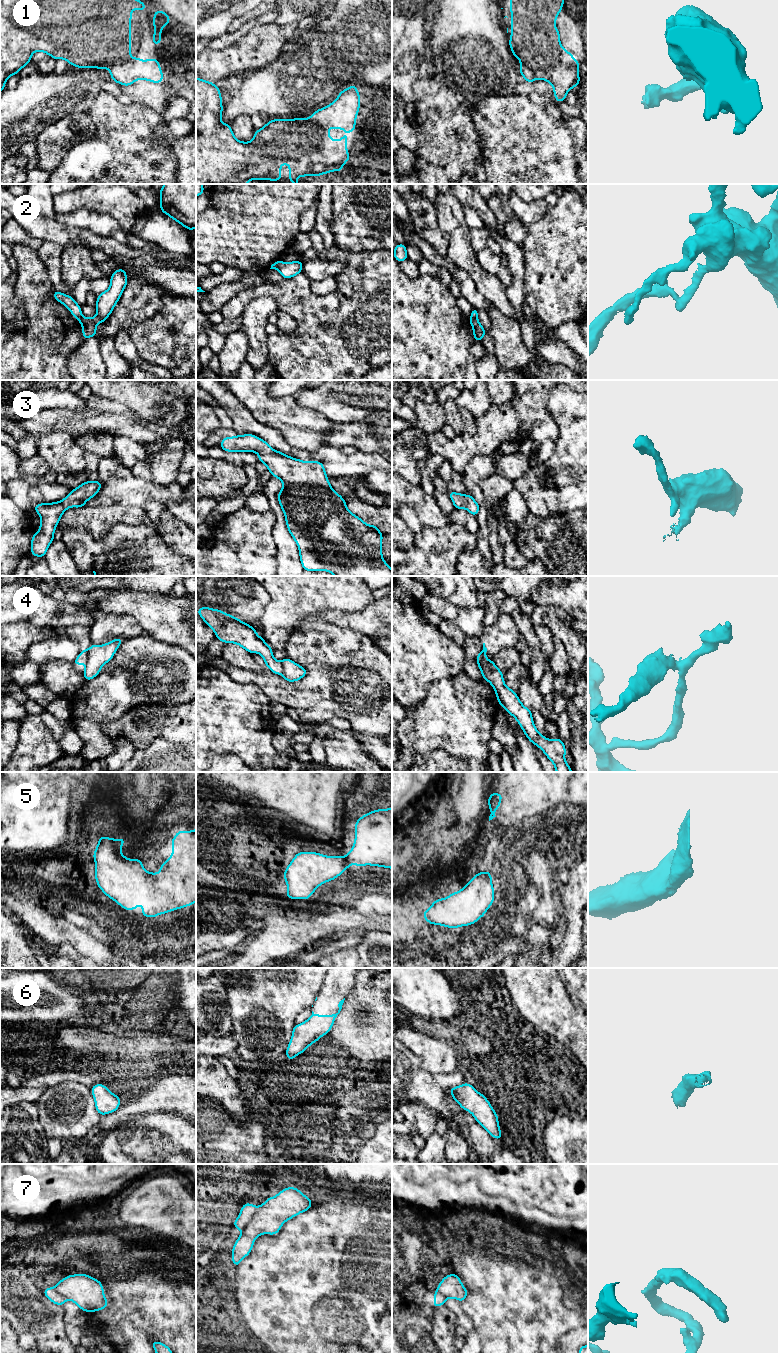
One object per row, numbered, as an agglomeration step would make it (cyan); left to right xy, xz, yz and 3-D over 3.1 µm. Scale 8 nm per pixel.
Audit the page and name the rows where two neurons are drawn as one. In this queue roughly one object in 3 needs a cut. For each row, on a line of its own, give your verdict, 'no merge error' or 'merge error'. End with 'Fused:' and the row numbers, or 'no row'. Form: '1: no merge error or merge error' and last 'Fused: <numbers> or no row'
1: no merge error
2: merge error
3: no merge error
4: merge error
5: no merge error
6: no merge error
7: merge error
Fused: 2, 4, 7

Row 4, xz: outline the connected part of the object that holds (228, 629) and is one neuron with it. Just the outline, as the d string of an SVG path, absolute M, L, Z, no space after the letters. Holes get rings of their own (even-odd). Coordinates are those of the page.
M209 607L197 609L199 616L223 643L234 643L251 654L258 652L265 665L276 675L283 672L281 661L273 657L273 650L265 640L256 633L256 629L240 619L221 610Z

